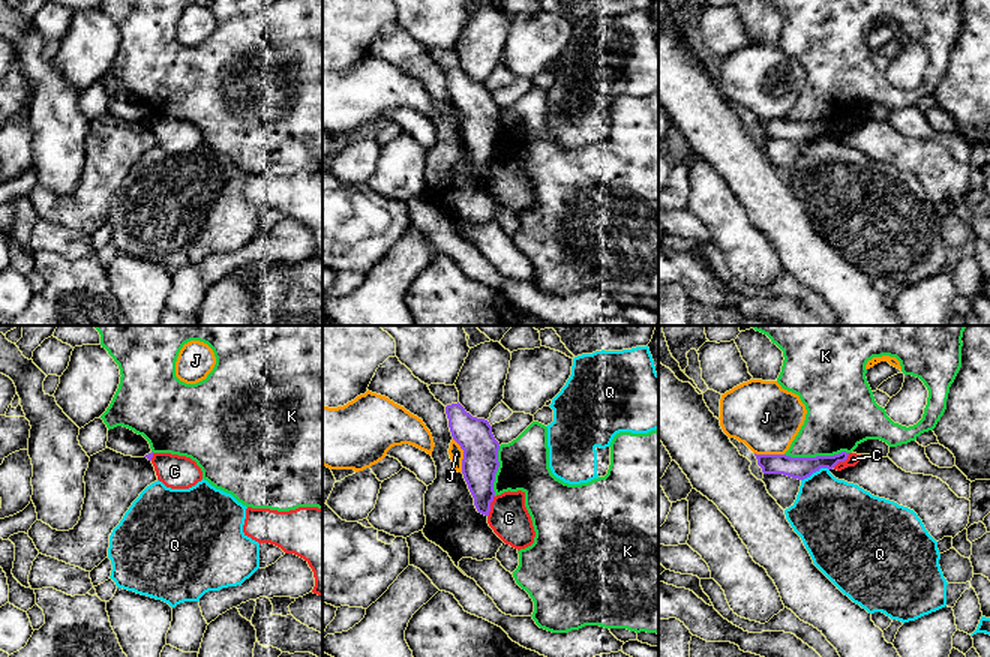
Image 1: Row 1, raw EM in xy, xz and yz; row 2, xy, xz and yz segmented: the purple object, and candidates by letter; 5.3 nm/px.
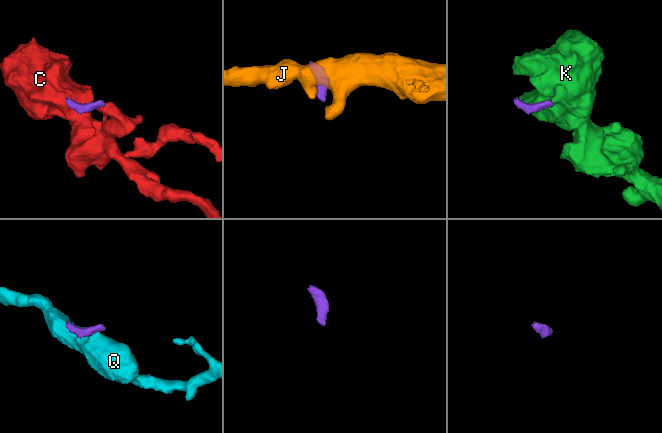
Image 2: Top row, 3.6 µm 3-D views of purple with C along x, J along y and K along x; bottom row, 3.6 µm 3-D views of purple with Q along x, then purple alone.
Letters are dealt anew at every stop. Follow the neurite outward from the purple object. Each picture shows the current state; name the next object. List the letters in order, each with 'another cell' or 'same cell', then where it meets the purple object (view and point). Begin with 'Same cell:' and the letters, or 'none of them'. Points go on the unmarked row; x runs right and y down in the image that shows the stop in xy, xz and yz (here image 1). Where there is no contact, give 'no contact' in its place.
Same cell: none of them
C: another cell; contact xz (489, 170)
J: another cell; contact xz (464, 119)
K: another cell; contact yz (816, 120)
Q: another cell; contact yz (815, 135)

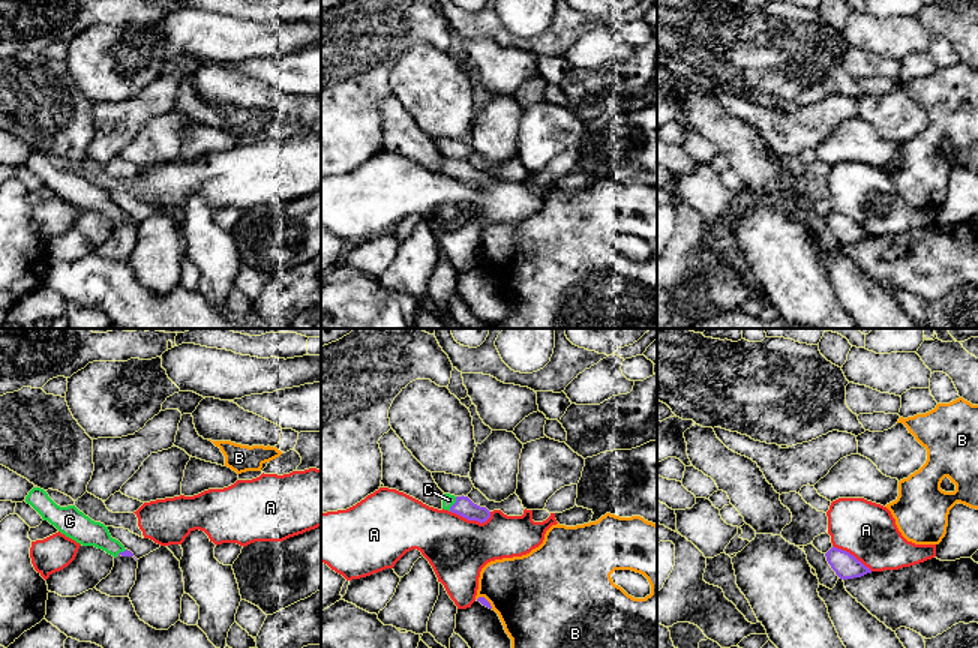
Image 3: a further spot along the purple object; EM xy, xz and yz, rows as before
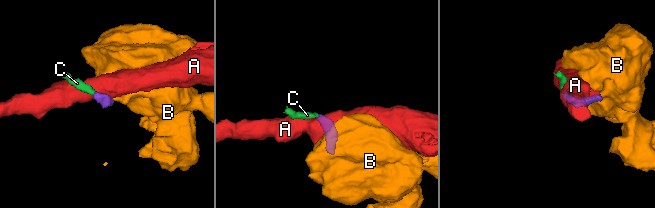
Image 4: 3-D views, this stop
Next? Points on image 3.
Same cell: C
A: another cell; contact xz (471, 183)
B: another cell; contact xz (485, 263)
C: same cell; contact xz (453, 168)

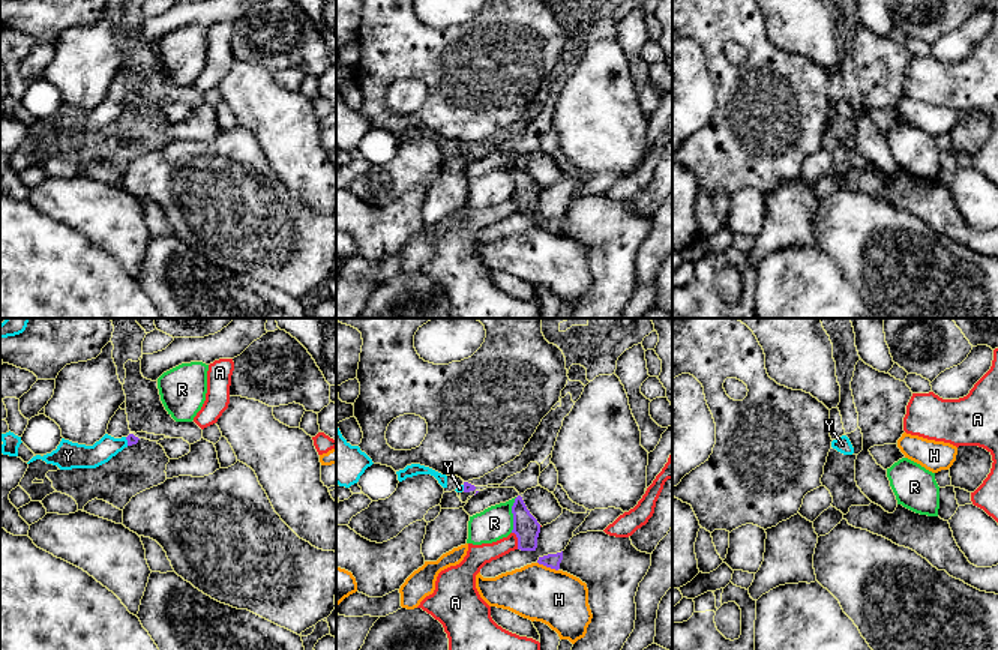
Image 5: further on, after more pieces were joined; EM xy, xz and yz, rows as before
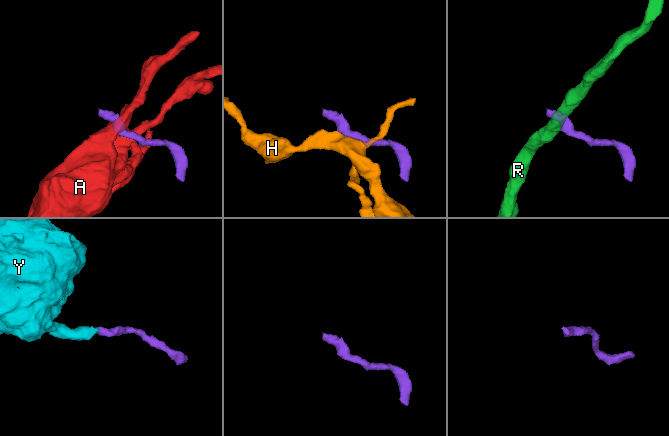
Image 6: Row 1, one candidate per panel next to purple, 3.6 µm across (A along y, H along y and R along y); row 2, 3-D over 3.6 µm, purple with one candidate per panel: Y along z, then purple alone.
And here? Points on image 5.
Same cell: Y
A: another cell; contact xz (518, 204)
H: another cell; contact xz (548, 230)
R: another cell; contact xz (514, 179)
Y: same cell; contact xy (128, 105)

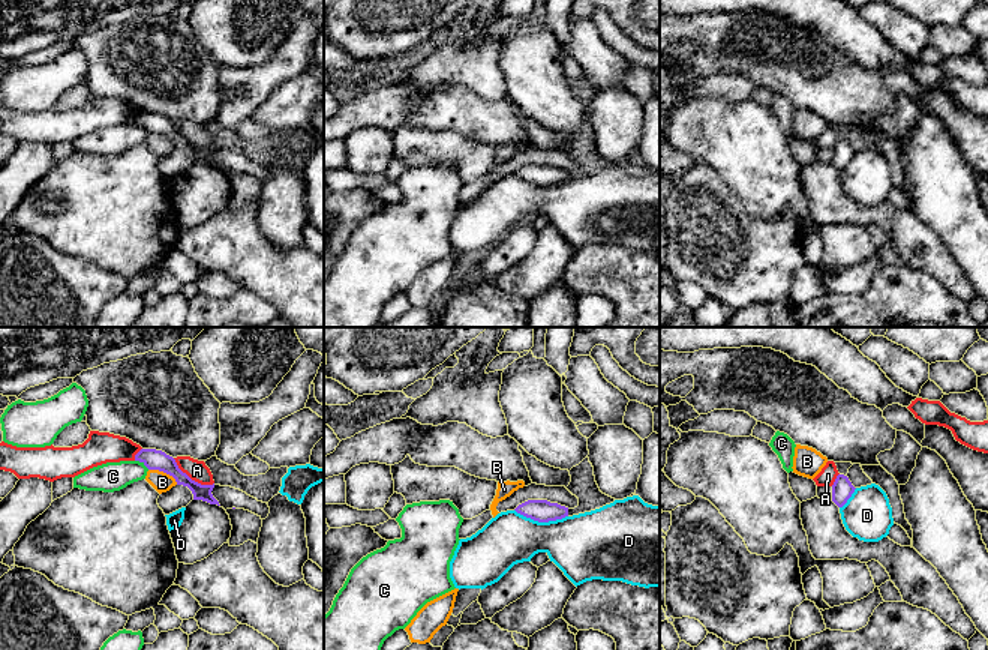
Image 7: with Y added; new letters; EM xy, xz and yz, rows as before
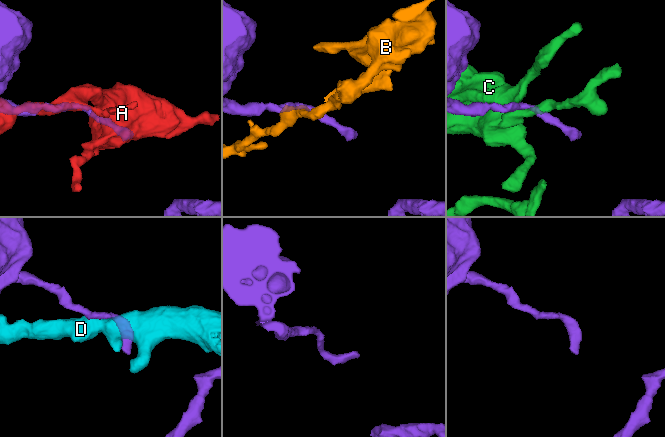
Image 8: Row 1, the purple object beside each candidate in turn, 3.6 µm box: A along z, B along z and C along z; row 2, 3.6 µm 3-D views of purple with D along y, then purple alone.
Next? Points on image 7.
Same cell: none of them
A: another cell; contact xy (191, 143)
B: another cell; contact xy (164, 135)
C: another cell; contact xy (143, 125)
D: another cell; contact xz (541, 185)

